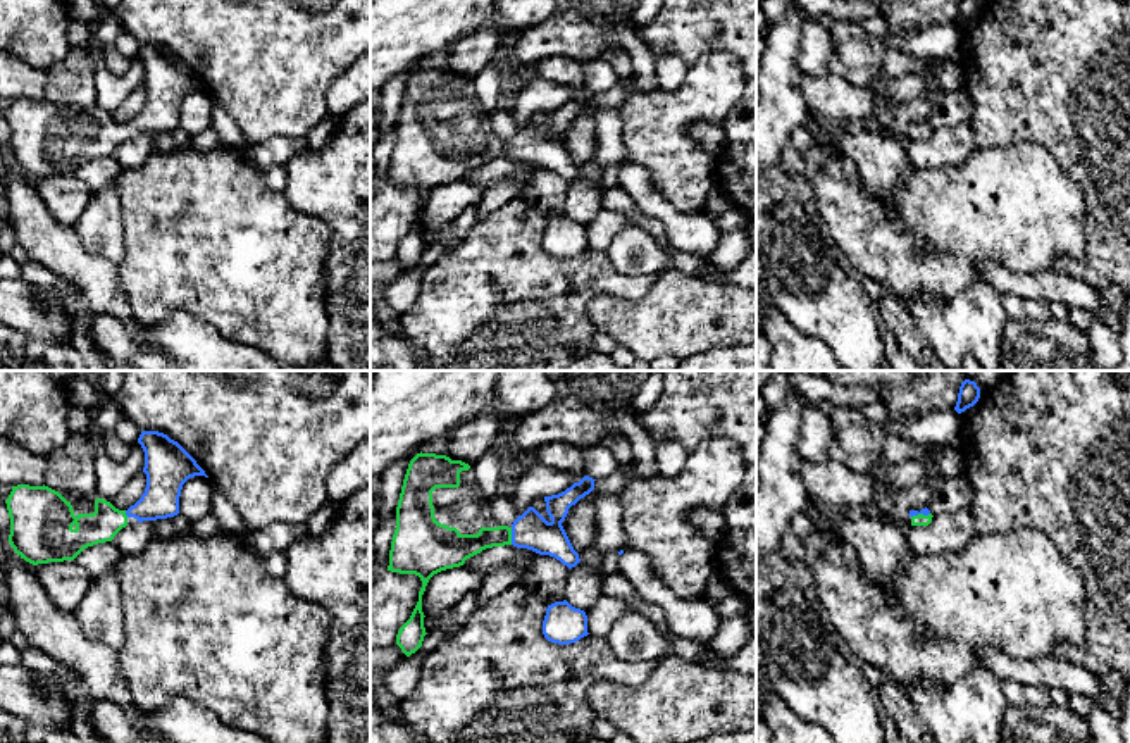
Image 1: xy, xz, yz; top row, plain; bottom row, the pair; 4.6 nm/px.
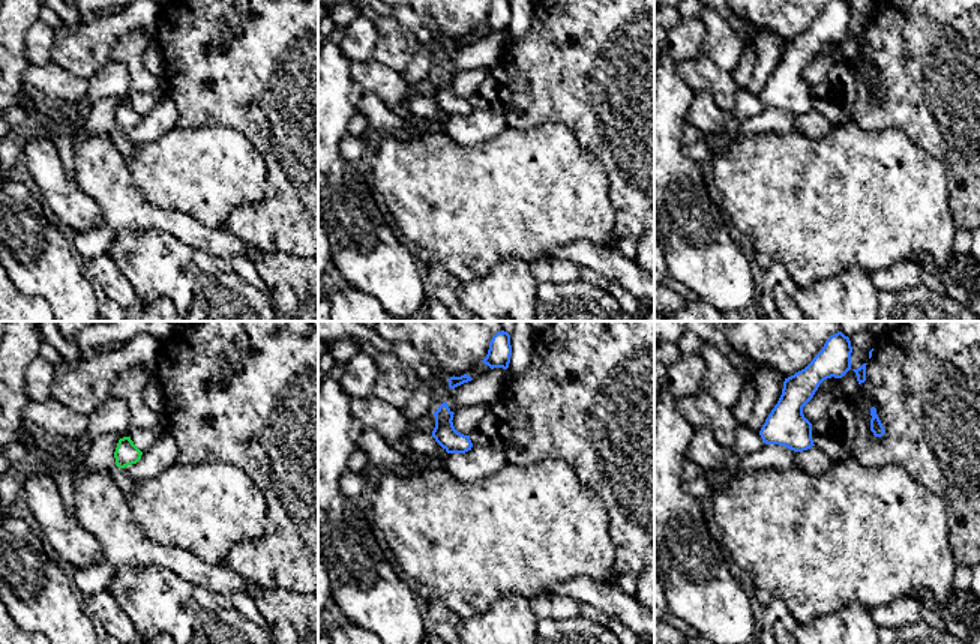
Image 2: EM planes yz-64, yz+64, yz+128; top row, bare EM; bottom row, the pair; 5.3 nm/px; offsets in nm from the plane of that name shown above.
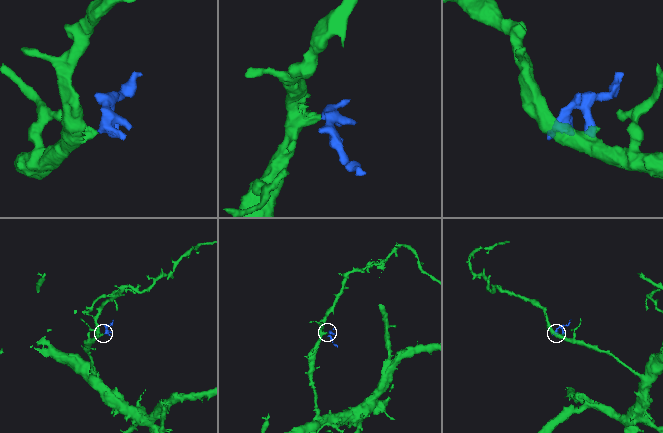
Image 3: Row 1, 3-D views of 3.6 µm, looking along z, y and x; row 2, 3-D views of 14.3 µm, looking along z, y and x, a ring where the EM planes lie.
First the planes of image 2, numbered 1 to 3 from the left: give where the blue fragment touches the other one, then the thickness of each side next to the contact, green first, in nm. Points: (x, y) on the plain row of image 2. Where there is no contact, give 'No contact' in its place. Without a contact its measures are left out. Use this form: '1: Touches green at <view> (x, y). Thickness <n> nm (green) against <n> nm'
1: No contact
2: No contact
3: No contact

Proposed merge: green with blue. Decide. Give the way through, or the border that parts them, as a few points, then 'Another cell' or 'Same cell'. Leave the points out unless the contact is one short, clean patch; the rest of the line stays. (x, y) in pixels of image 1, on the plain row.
Path across: xz (459, 161), (488, 150), (510, 150), (531, 143). Same cell

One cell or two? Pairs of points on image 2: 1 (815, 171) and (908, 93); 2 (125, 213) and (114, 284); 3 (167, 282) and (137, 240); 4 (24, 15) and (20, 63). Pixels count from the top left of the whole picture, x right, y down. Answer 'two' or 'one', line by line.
1: two
2: two
3: one
4: one

